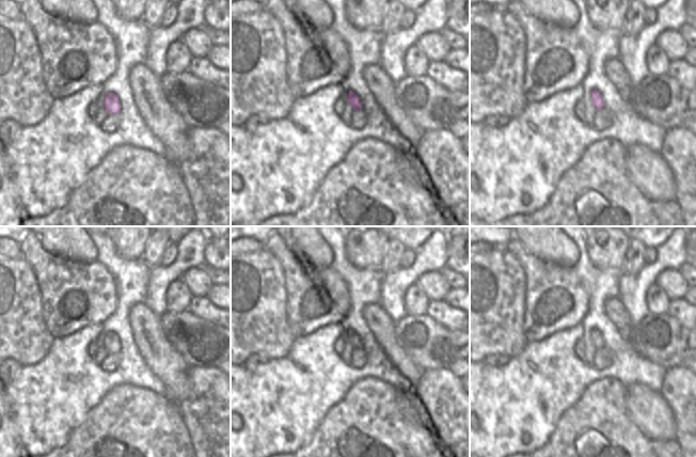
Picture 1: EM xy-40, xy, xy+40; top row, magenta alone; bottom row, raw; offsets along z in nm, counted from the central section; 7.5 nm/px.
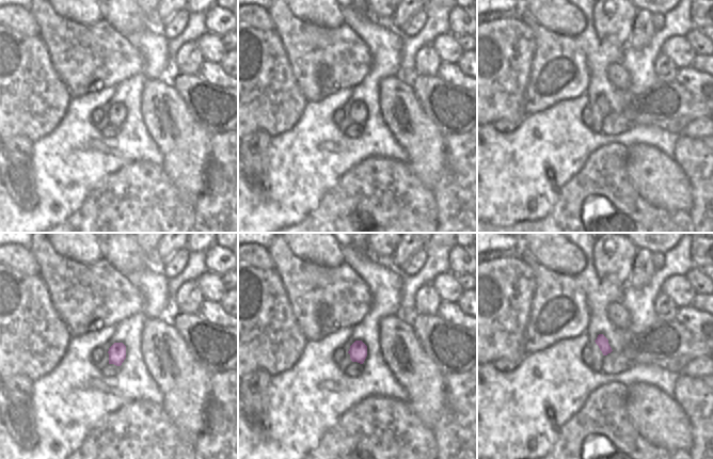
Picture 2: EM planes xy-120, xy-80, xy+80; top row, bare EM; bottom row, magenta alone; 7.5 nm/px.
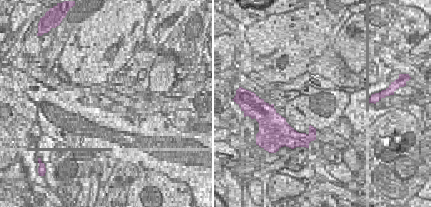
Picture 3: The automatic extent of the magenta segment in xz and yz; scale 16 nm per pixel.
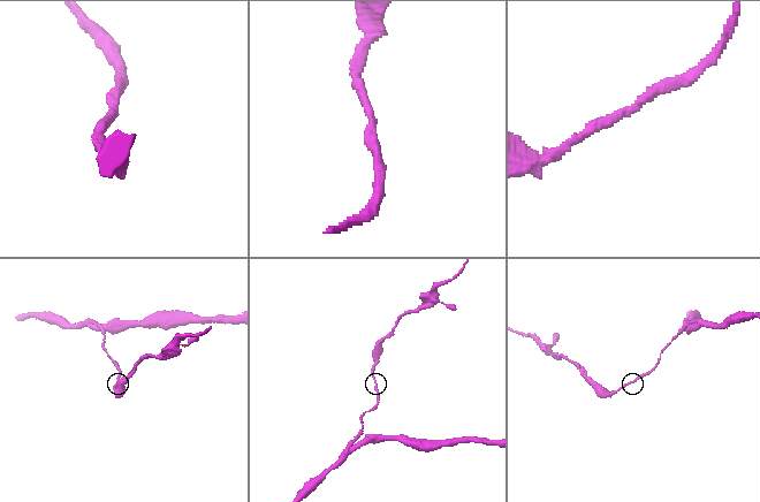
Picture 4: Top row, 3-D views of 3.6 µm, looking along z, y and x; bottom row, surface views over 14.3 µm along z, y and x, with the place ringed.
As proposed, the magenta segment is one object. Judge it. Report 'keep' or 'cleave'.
keep

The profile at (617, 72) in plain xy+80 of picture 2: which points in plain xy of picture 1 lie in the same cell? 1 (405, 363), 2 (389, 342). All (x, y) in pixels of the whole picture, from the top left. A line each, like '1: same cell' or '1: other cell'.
1: same cell
2: same cell

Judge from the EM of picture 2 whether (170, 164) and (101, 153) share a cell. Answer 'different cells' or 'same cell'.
different cells

